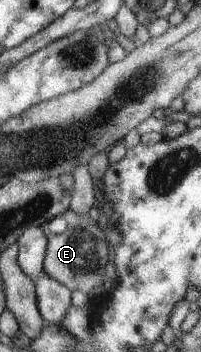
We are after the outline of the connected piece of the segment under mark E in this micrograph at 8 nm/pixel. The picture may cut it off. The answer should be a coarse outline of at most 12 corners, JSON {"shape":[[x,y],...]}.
{"shape":[[69,209],[47,241],[43,271],[93,297],[108,259],[99,226]]}

